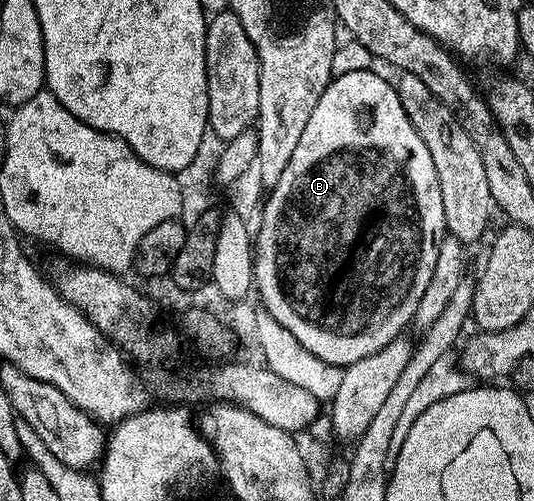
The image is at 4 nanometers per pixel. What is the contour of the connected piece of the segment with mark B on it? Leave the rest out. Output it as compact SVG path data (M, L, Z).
M373 69L348 72L347 75L340 75L330 81L316 108L312 108L312 117L292 152L292 160L288 160L288 168L284 168L284 176L280 176L280 180L265 195L263 223L253 243L254 286L256 294L258 290L262 297L261 305L264 310L292 332L308 352L314 353L328 364L343 368L356 364L356 360L364 360L364 356L380 352L380 348L401 335L398 333L406 325L409 327L413 323L416 304L420 304L420 296L424 296L424 288L428 288L428 280L432 280L432 268L436 268L438 244L448 234L436 164L432 164L432 156L428 153L424 140L420 140L420 132L412 128L412 120L408 120L404 104L400 104L397 89L374 73Z

